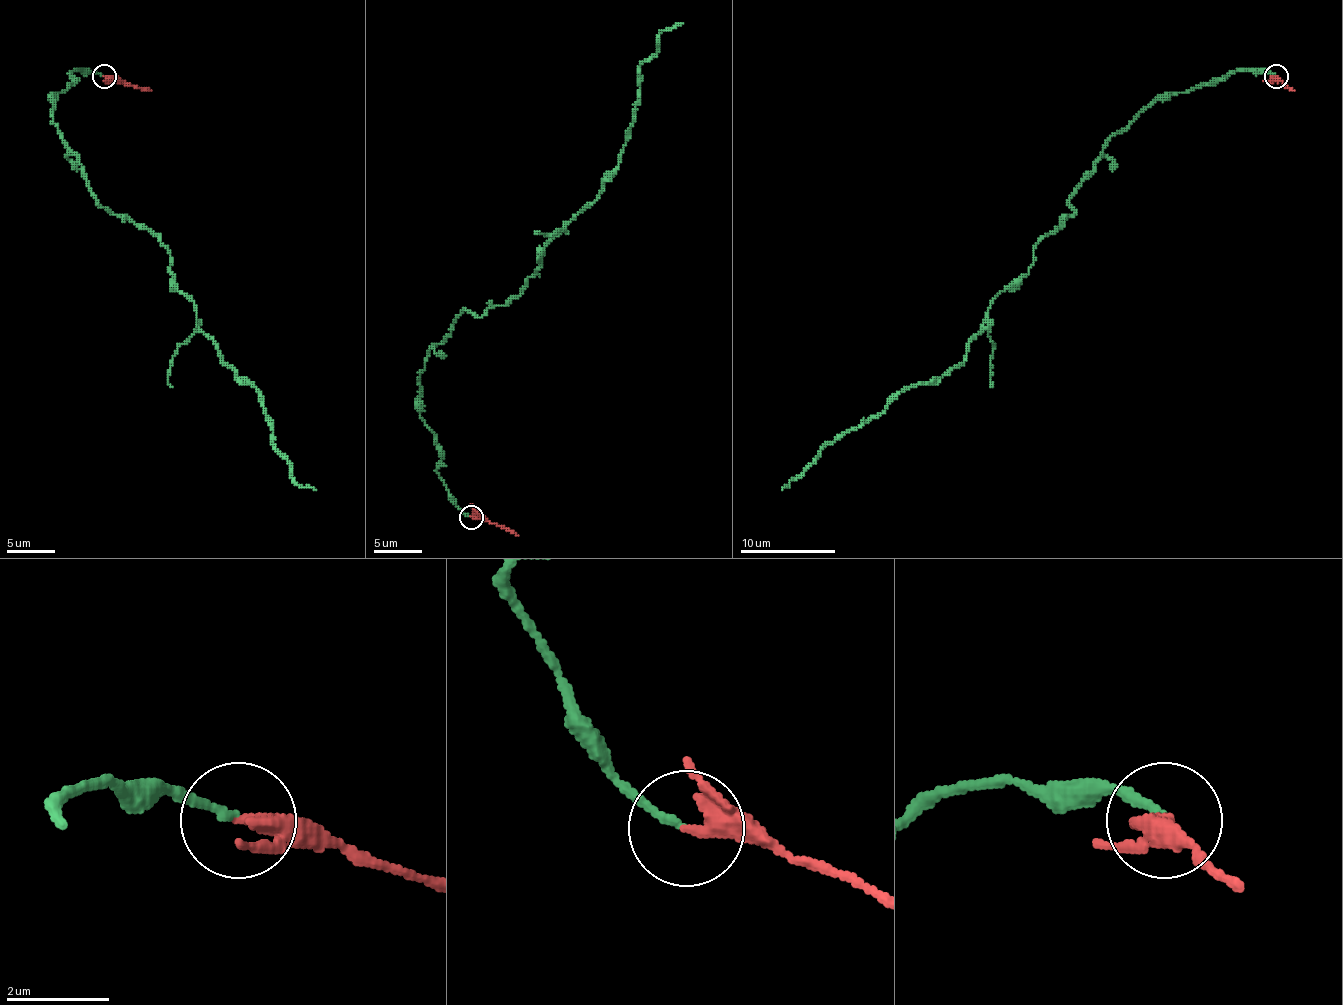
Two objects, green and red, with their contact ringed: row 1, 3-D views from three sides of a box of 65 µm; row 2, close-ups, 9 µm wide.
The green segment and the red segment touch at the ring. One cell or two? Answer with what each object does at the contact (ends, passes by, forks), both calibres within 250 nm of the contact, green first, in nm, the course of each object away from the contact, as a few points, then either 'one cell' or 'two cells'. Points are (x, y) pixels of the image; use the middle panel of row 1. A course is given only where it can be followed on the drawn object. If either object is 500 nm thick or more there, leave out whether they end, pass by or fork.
green ends; red ends; calibres 130 and 400 nm; course green (470, 516), (420, 415), (425, 358), (465, 310), (520, 293), (597, 198), (640, 66), (683, 23); course red (470, 516), (484, 516), (492, 523), (518, 535); two cells

